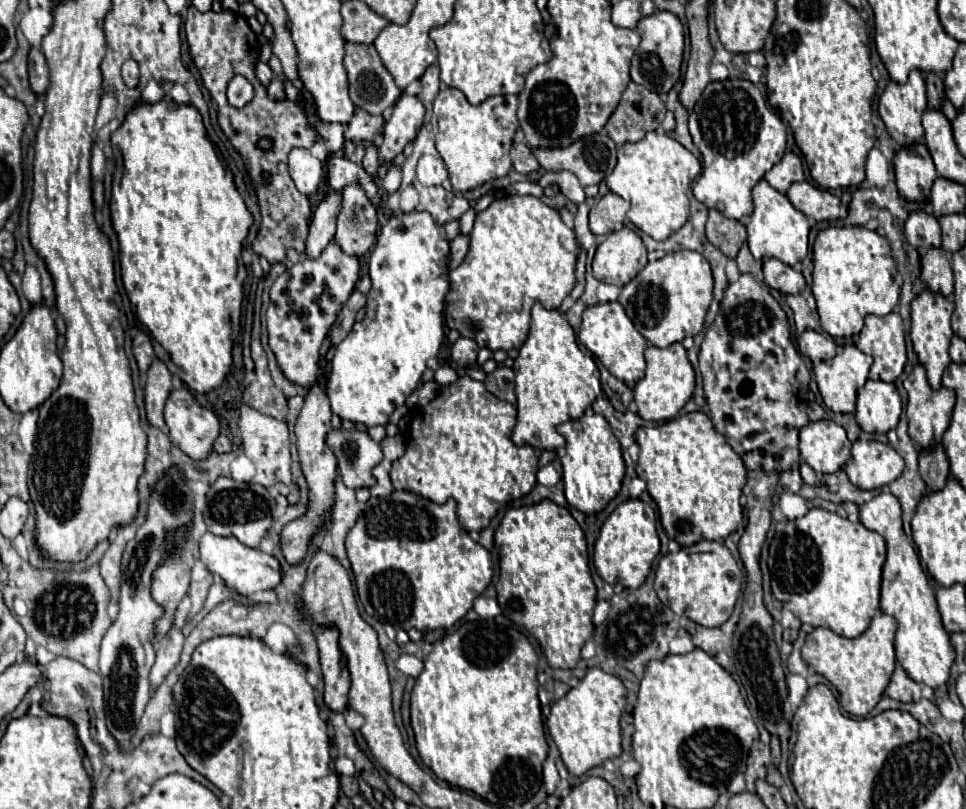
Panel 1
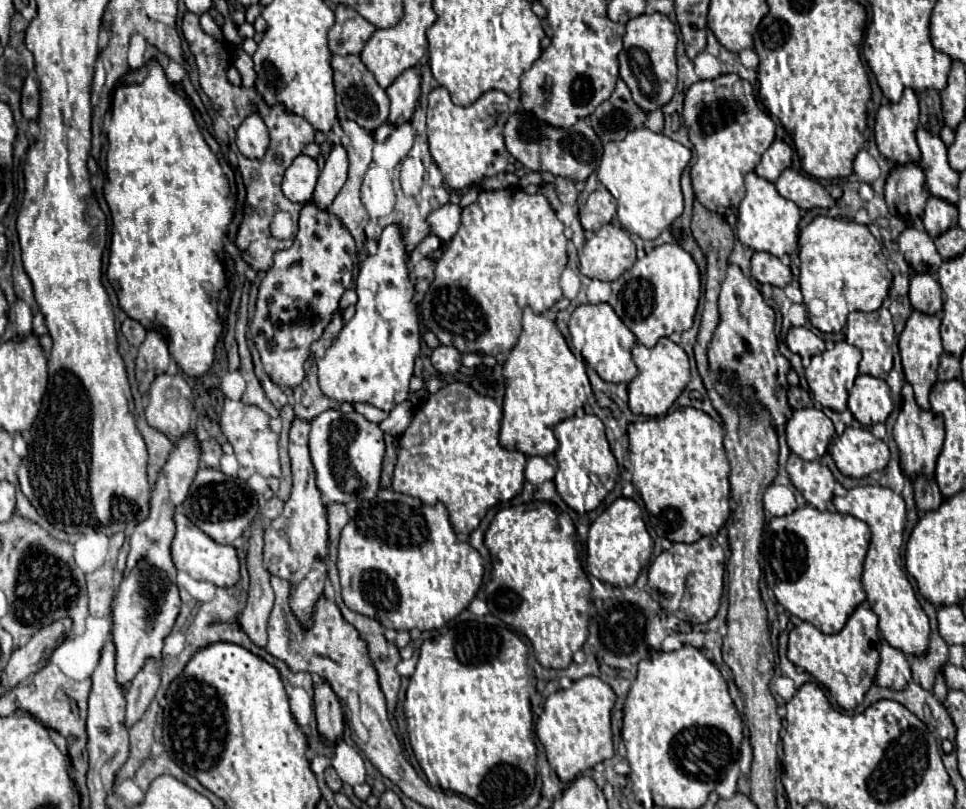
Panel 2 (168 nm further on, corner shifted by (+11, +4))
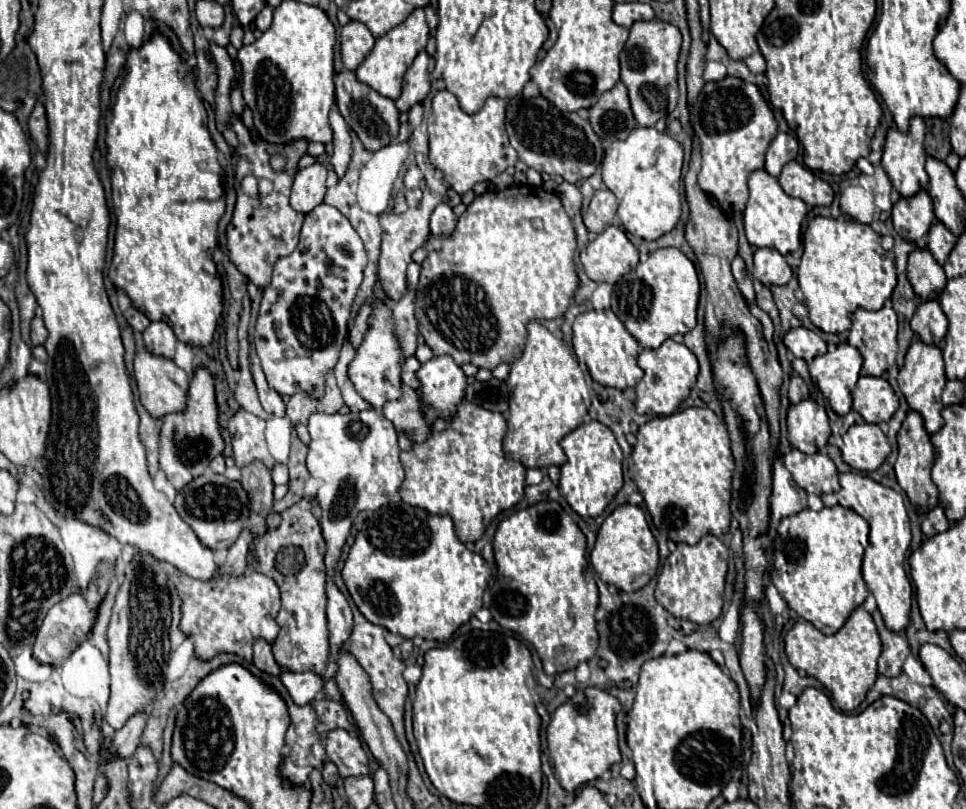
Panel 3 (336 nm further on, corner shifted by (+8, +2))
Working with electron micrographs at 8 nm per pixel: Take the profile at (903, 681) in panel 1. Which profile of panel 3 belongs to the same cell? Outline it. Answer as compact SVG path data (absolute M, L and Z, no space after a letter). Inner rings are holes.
M878 609L872 611L872 619L874 619L878 633L880 633L880 639L882 639L882 655L878 659L878 673L888 675L888 677L896 677L896 675L900 675L902 663L910 655L908 639L904 633L888 631Z

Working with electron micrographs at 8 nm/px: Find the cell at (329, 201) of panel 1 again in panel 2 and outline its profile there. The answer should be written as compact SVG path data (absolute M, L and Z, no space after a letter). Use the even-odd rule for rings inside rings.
M339 145L339 147L333 147L317 179L317 185L313 191L313 205L321 211L327 211L333 199L339 195L345 179L347 179L347 153Z

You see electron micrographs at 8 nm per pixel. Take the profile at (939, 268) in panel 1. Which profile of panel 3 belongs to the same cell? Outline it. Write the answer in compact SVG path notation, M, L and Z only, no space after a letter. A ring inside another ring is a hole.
M926 301L916 309L910 321L910 327L922 343L942 347L946 331L948 331L948 319L944 311L940 309L938 301Z

